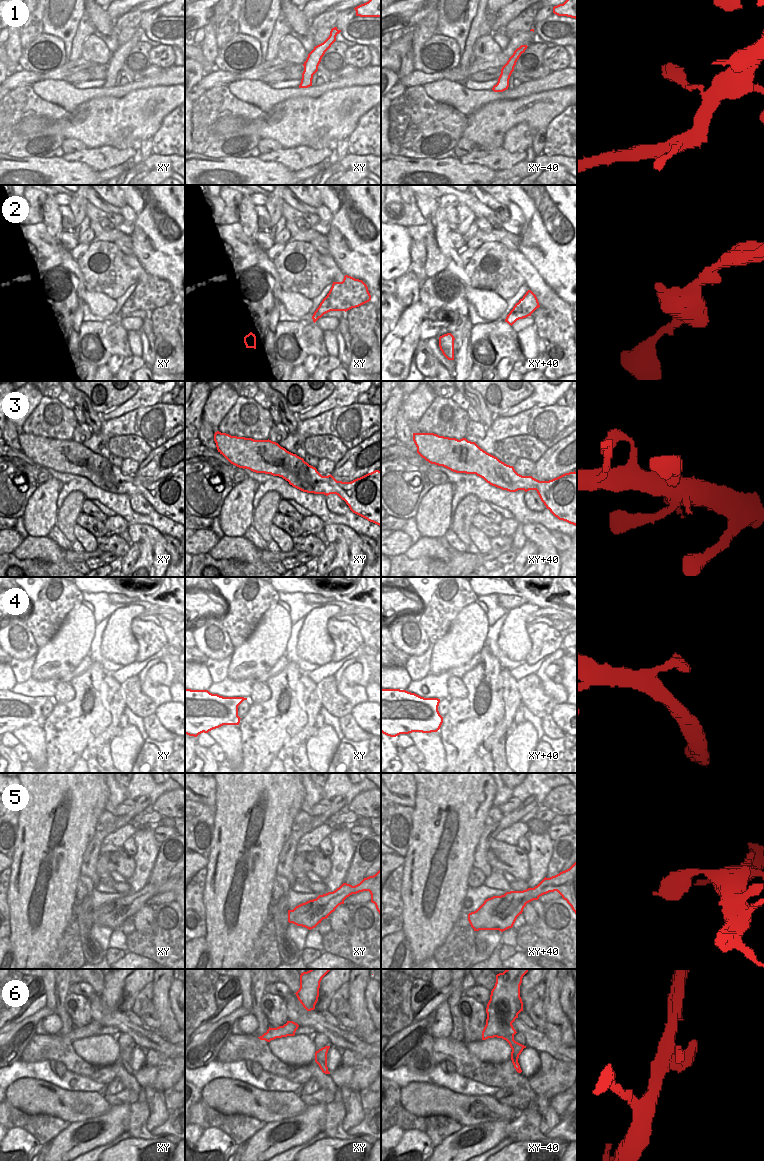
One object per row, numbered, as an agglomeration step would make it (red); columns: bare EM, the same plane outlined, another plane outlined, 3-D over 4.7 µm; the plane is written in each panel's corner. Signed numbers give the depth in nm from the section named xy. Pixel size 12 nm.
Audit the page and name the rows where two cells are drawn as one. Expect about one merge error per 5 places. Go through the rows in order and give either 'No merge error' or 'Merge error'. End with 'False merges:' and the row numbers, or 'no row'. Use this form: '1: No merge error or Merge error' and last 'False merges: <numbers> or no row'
1: No merge error
2: No merge error
3: No merge error
4: No merge error
5: No merge error
6: No merge error
False merges: no row.

